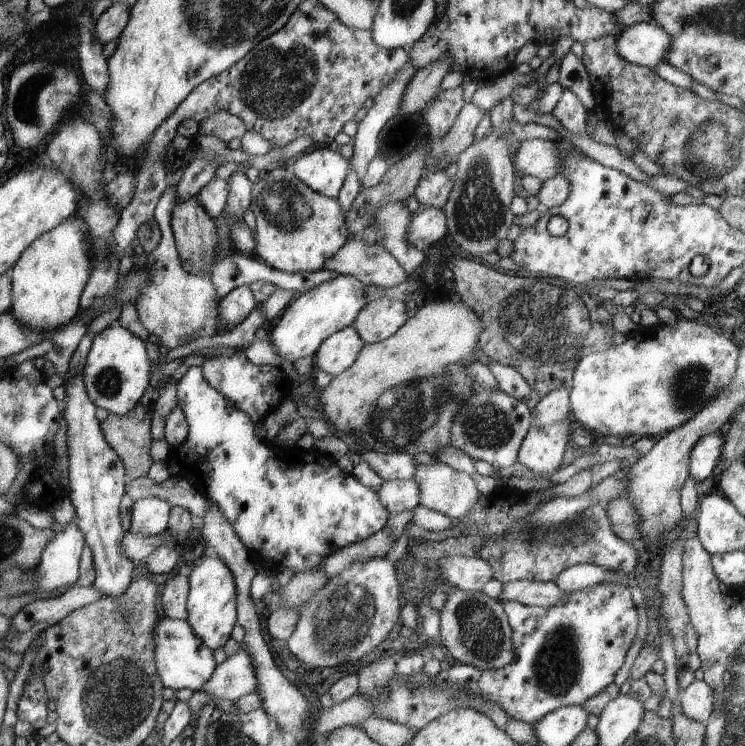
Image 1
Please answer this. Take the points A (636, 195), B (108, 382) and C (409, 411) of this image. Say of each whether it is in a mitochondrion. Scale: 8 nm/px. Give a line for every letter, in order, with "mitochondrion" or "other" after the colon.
A: other
B: mitochondrion
C: mitochondrion

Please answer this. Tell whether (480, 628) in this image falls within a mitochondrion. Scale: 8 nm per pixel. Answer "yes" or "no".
yes

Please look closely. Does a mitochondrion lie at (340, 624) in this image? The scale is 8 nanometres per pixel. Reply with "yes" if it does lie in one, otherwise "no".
yes

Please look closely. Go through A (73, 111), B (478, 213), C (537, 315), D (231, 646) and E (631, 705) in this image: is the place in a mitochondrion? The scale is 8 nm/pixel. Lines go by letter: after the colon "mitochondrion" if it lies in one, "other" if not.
A: other
B: mitochondrion
C: mitochondrion
D: other
E: other

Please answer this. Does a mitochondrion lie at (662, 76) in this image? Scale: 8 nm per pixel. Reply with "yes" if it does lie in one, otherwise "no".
no

